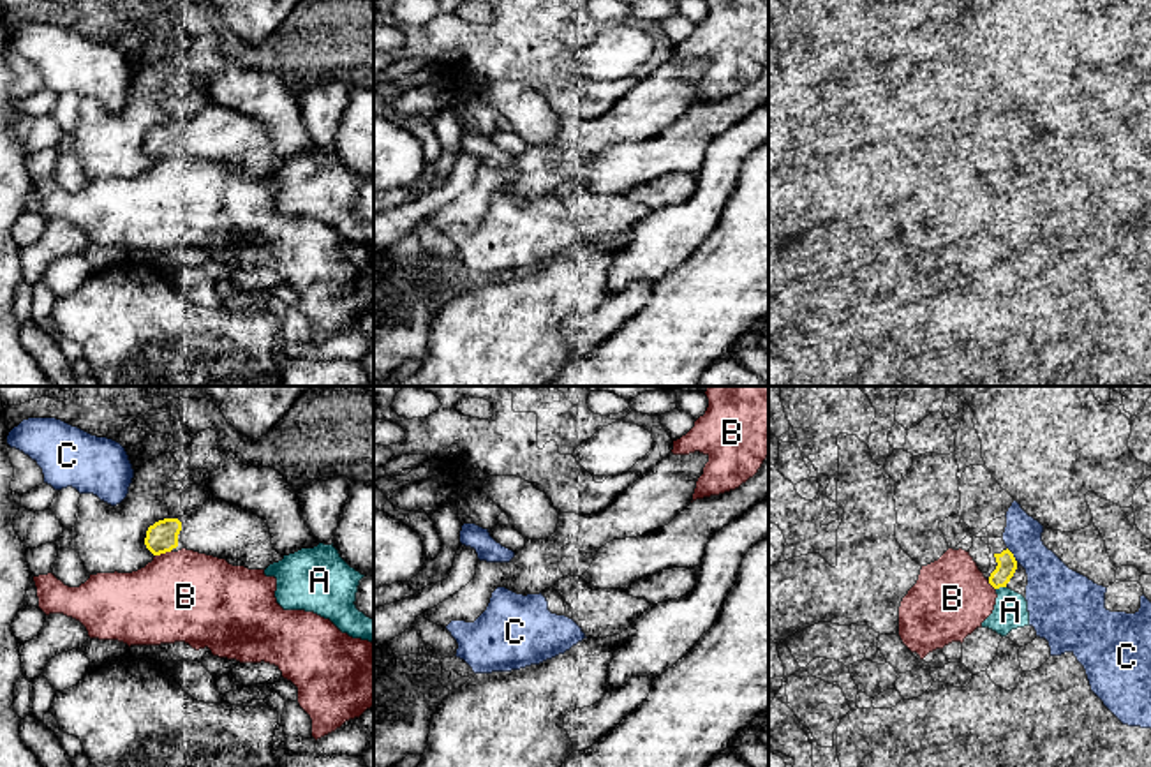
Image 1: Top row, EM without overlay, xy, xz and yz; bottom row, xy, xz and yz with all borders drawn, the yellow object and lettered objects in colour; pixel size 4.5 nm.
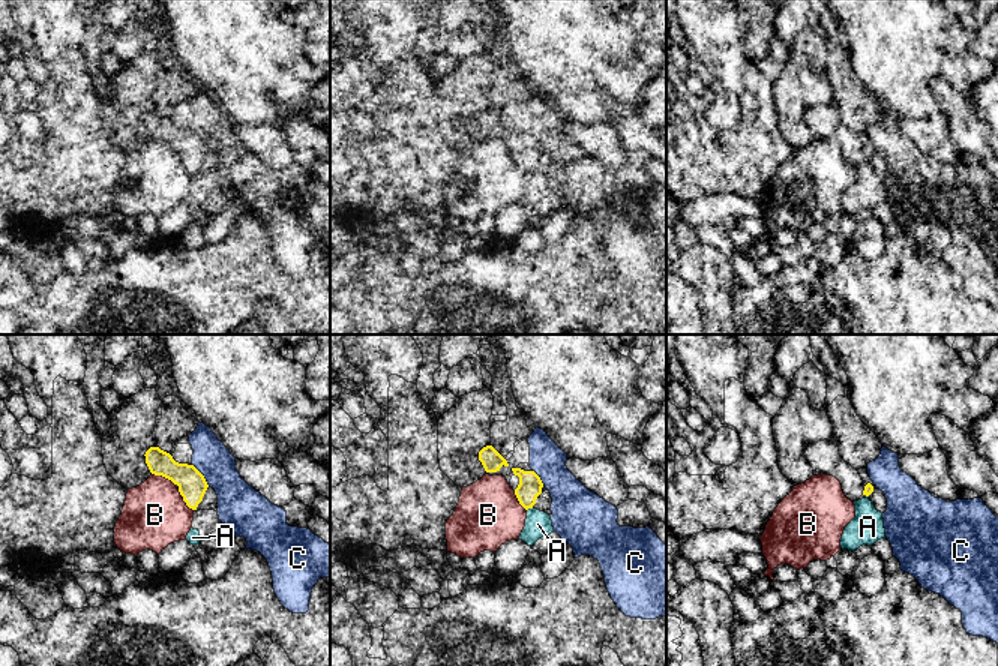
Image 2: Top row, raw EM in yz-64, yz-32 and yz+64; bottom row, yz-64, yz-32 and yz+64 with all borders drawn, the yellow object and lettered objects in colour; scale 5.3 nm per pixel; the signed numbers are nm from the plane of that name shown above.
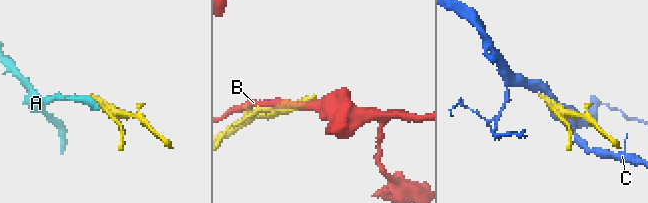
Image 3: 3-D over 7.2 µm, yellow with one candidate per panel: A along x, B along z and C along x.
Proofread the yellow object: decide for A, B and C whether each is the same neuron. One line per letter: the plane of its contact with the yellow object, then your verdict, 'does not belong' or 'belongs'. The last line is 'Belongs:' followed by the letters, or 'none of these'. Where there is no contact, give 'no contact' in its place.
A: meets yellow in yz; does not belong
B: meets yellow in xy; does not belong
C: meets yellow in yz; does not belong
Belongs: none of these

